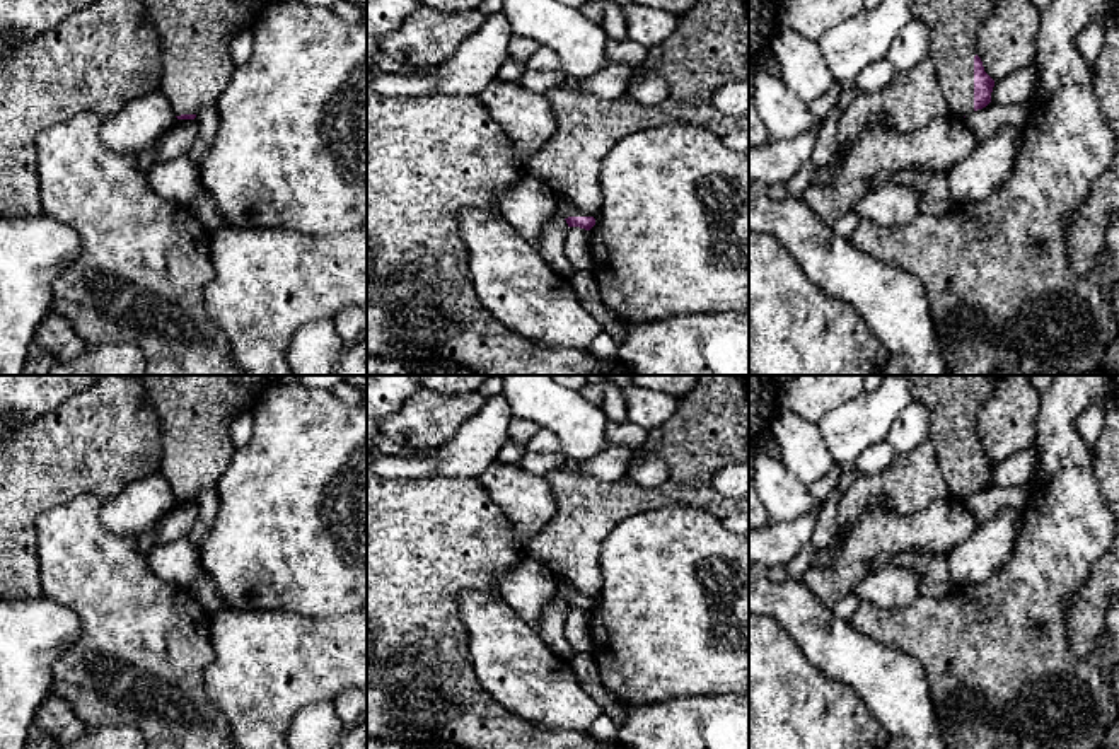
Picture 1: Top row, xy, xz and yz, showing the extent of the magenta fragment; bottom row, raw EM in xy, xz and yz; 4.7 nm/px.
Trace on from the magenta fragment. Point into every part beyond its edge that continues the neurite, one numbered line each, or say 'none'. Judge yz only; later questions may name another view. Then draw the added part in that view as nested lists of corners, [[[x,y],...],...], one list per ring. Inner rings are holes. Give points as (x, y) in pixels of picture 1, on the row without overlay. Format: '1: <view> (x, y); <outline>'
1: yz (954, 403); [[[904,375],[909,380],[913,401],[928,408],[928,435],[936,452],[936,462],[948,485],[952,498],[974,493],[974,438],[983,406],[993,396],[1003,375]]]

